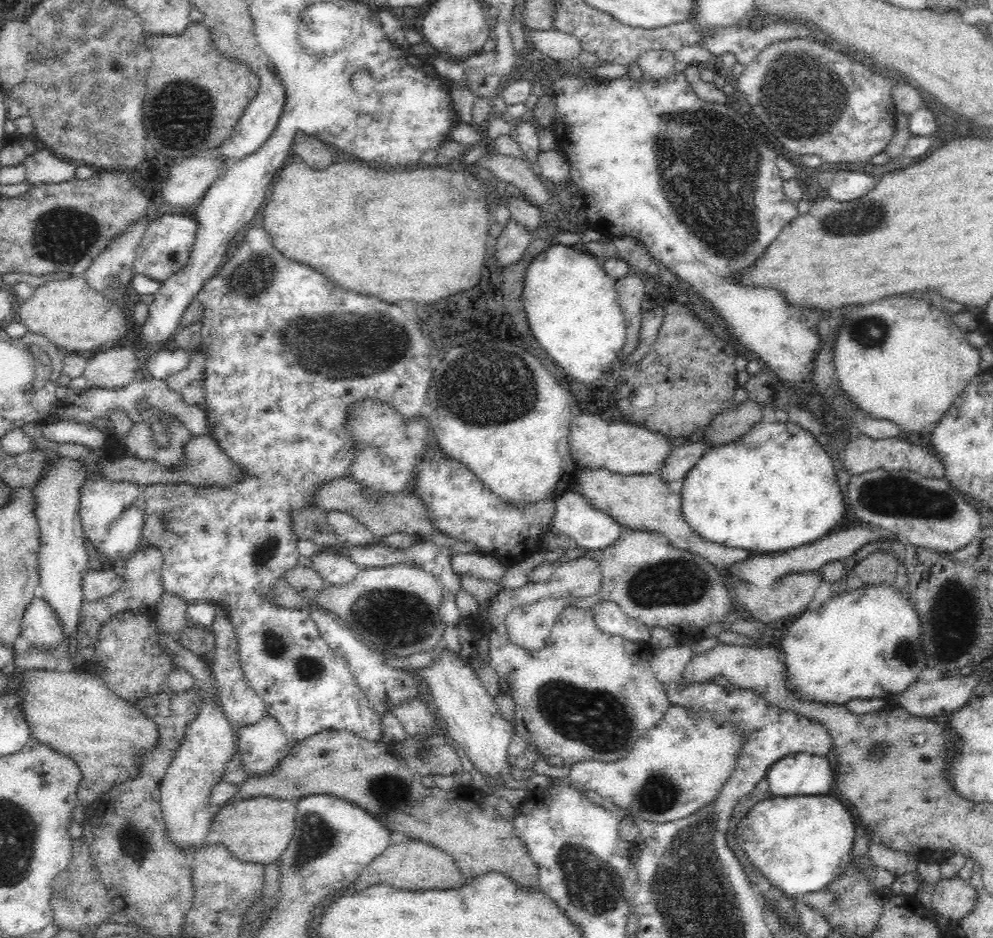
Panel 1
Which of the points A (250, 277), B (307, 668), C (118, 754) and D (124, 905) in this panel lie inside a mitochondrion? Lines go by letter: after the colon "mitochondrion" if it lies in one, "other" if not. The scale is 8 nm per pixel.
A: mitochondrion
B: mitochondrion
C: other
D: other

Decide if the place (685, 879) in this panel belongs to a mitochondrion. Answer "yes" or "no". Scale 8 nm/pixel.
yes

